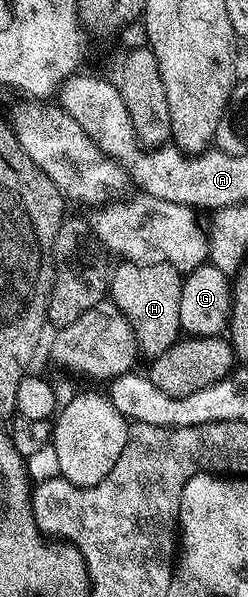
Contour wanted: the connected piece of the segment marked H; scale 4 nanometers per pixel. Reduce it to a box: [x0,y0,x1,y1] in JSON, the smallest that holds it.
[110,260,182,355]

